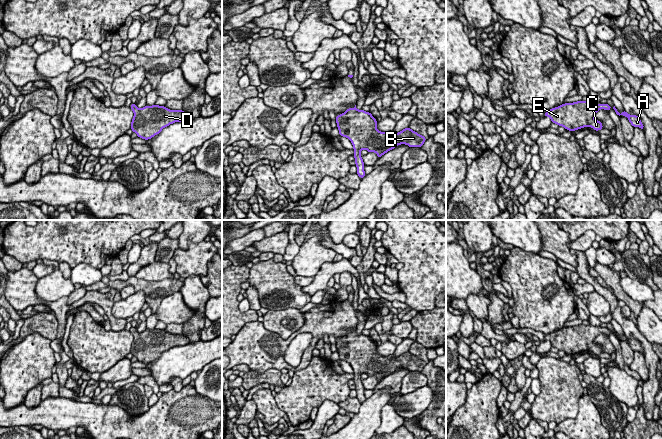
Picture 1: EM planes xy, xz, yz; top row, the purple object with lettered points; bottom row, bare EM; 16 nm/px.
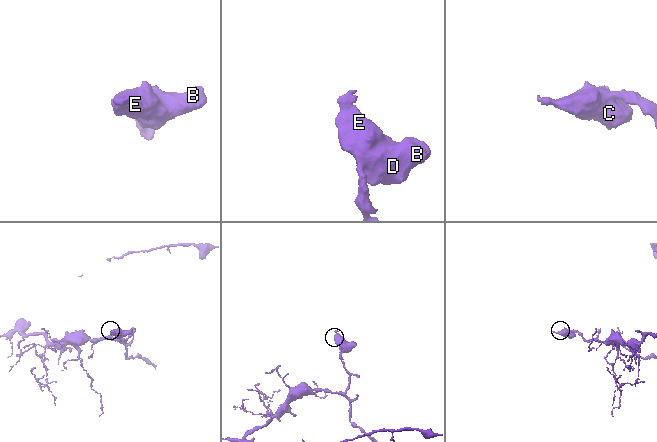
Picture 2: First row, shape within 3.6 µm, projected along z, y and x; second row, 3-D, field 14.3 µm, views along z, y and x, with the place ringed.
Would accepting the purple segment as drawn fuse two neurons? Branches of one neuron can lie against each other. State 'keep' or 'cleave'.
keep

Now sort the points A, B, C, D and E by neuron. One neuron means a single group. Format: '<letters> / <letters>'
A B C D E

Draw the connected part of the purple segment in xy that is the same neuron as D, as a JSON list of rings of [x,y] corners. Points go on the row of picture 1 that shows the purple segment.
[[[136,104],[130,105],[134,116],[131,122],[131,130],[144,140],[149,140],[159,134],[163,128],[175,122],[184,122],[189,119],[189,114],[183,110],[170,110],[165,106],[146,105],[139,109]]]

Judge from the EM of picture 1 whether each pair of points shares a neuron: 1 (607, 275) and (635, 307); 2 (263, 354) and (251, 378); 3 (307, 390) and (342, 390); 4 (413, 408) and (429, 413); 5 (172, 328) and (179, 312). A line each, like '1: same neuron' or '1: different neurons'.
1: same neuron
2: different neurons
3: same neuron
4: different neurons
5: different neurons

